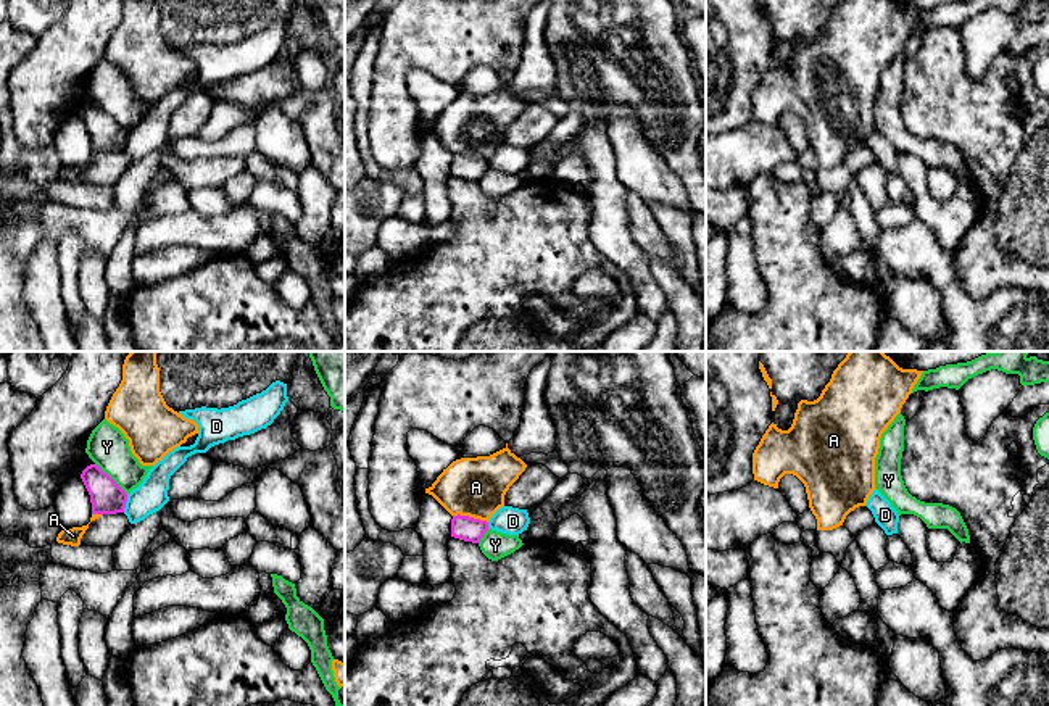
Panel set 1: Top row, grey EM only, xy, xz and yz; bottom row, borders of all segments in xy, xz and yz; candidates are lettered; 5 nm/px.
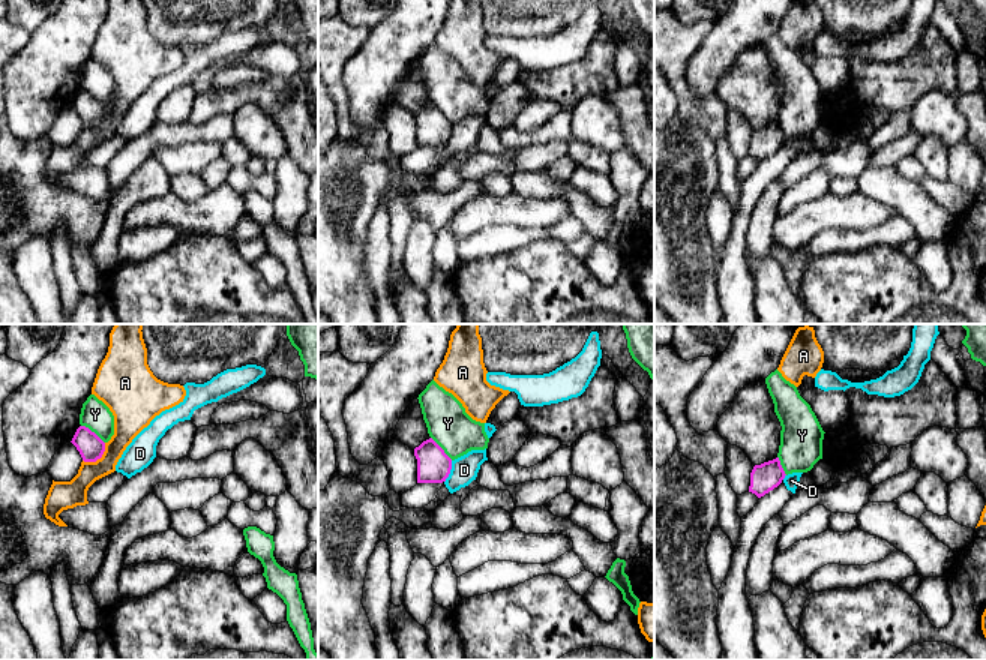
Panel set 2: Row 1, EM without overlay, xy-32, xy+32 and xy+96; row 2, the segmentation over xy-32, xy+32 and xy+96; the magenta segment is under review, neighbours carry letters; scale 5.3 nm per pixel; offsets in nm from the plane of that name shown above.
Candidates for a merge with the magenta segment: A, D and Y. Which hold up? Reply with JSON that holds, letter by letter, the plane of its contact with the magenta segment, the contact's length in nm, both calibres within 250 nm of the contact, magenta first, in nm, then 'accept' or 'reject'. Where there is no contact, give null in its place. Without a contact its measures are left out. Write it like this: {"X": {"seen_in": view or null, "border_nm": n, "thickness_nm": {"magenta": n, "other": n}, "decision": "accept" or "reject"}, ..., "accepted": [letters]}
{"A": {"seen_in": "xz", "border_nm": 180, "thickness_nm": {"magenta": 120, "other": 300}, "decision": "reject"}, "D": {"seen_in": "xy", "border_nm": 100, "thickness_nm": {"magenta": 170, "other": 160}, "decision": "reject"}, "Y": {"seen_in": "xy", "border_nm": 220, "thickness_nm": {"magenta": 170, "other": 200}, "decision": "reject"}, "accepted": []}

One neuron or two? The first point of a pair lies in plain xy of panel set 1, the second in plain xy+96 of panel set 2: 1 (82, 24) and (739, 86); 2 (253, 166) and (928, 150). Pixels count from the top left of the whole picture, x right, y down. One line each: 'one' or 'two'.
1: two
2: one

